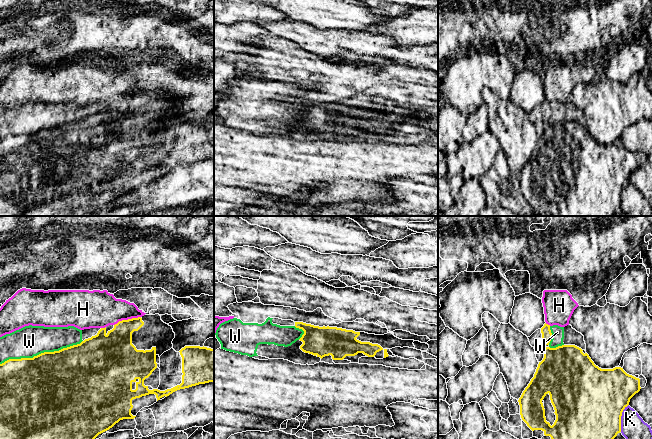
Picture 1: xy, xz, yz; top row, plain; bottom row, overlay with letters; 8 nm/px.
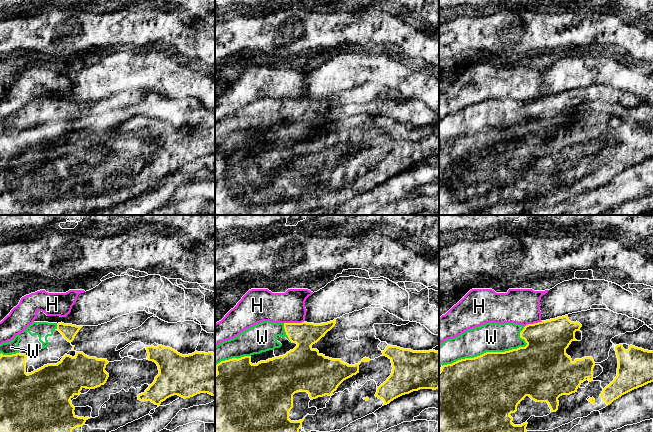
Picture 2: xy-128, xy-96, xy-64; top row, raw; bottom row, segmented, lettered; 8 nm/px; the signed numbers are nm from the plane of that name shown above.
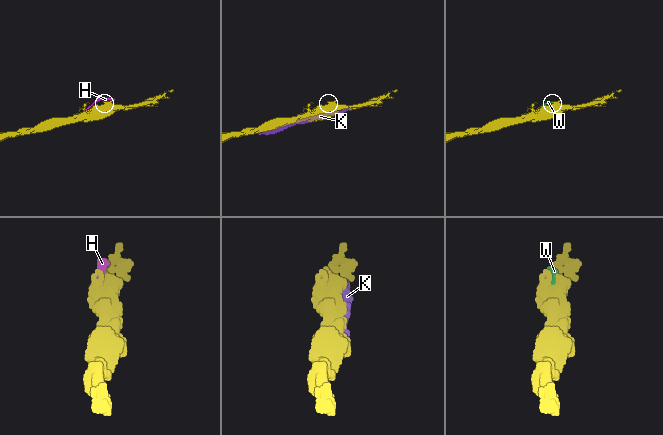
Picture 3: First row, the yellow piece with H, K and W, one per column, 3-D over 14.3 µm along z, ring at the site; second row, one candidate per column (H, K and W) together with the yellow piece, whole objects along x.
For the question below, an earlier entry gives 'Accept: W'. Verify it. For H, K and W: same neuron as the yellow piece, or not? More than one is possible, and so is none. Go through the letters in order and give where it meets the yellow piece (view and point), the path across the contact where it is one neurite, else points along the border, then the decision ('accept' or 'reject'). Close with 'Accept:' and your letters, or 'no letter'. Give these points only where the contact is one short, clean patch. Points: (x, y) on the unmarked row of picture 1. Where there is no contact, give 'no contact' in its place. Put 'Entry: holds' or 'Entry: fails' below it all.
H: meets yellow in xy at (128, 95); reject
K: meets yellow in yz at (620, 194); reject
W: meets yellow in xy at (41, 129); reject
Accept: no letter
Entry: fails

